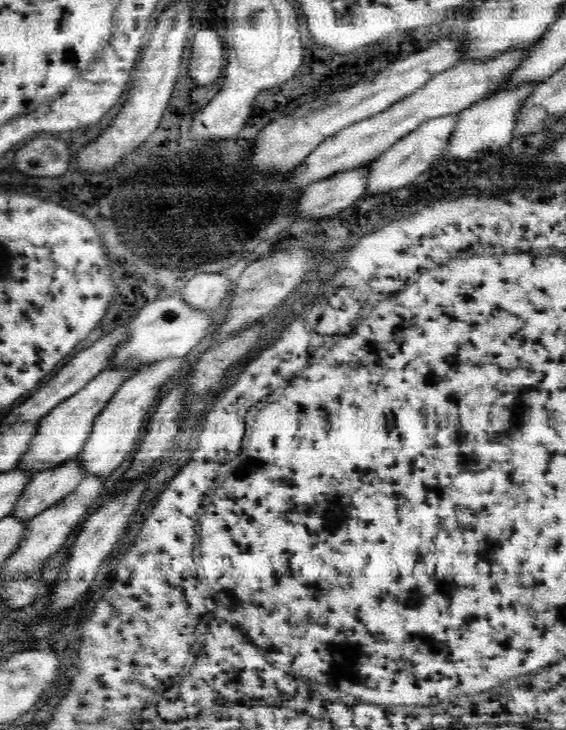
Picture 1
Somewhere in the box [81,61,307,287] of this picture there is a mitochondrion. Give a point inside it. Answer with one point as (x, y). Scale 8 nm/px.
(176, 251)

